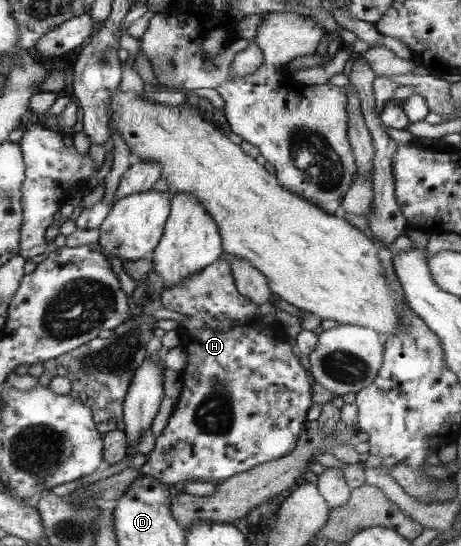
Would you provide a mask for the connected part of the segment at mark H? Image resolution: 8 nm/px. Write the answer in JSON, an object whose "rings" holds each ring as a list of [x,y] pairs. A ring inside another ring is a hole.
{"rings":[[[222,259],[216,260],[203,271],[191,274],[188,278],[180,281],[180,284],[164,289],[161,294],[161,301],[164,308],[180,314],[180,326],[178,326],[178,331],[182,336],[180,345],[186,351],[188,361],[182,370],[182,390],[168,418],[168,424],[162,430],[162,434],[156,437],[154,449],[147,454],[146,461],[140,466],[141,474],[151,476],[162,484],[175,489],[190,481],[208,481],[216,484],[217,480],[226,480],[259,464],[282,458],[292,452],[292,449],[296,448],[300,432],[302,432],[307,421],[306,412],[313,403],[311,386],[312,383],[316,383],[316,380],[310,375],[310,370],[306,371],[300,364],[299,357],[292,351],[292,345],[290,346],[288,343],[288,337],[283,330],[275,322],[265,323],[263,316],[258,314],[259,304],[248,300],[238,292],[230,263]]]}

